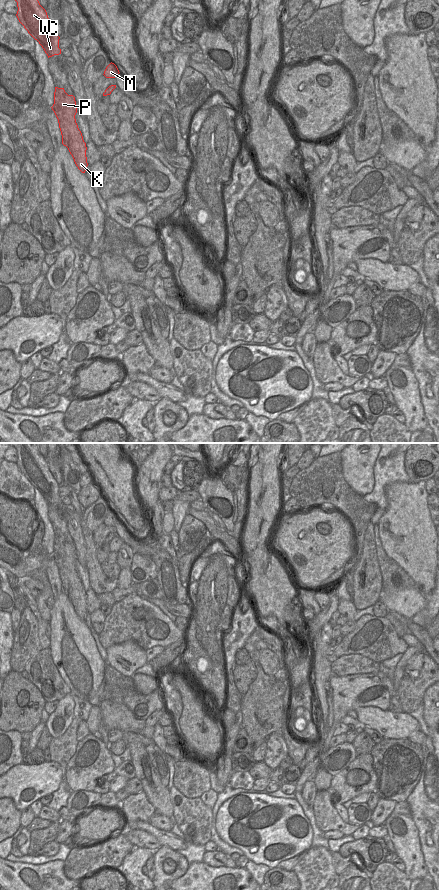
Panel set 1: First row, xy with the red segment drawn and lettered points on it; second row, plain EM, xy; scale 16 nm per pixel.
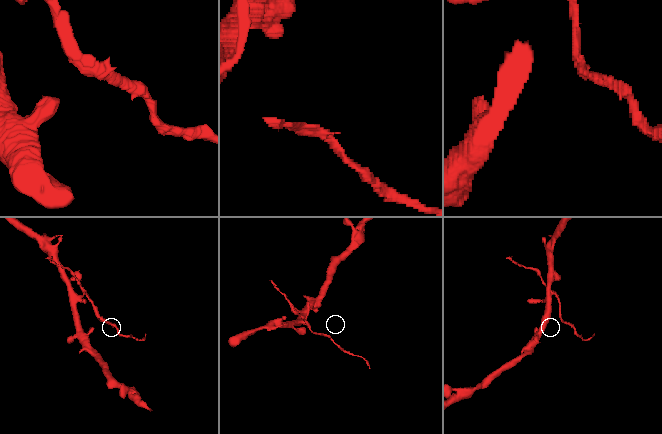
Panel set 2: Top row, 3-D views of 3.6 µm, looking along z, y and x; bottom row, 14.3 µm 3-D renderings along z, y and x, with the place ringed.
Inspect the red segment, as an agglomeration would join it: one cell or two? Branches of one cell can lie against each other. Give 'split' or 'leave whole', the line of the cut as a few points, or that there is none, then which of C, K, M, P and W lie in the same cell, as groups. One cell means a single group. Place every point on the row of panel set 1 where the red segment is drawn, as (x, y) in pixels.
split; cut in xy along (111, 85), (115, 87); C K P W / M

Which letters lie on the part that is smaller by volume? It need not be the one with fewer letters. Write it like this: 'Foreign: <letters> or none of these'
Foreign: M

